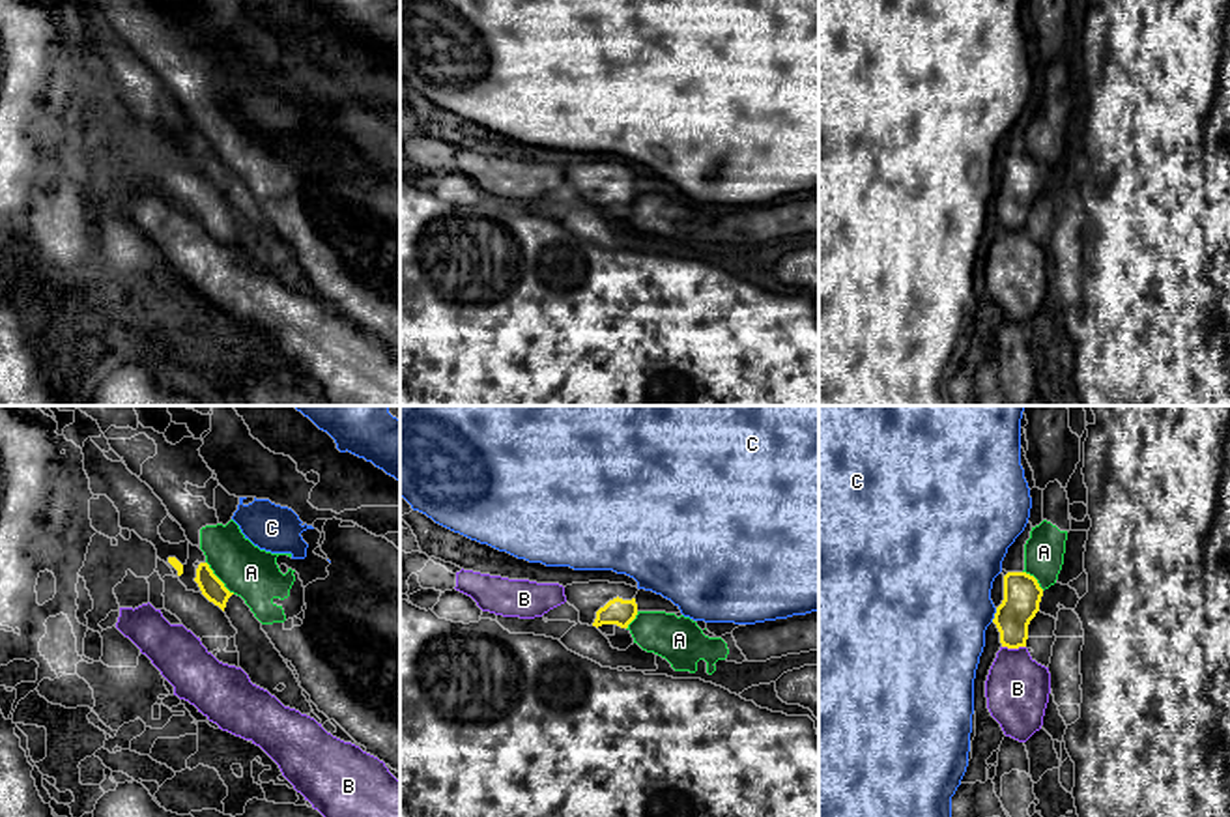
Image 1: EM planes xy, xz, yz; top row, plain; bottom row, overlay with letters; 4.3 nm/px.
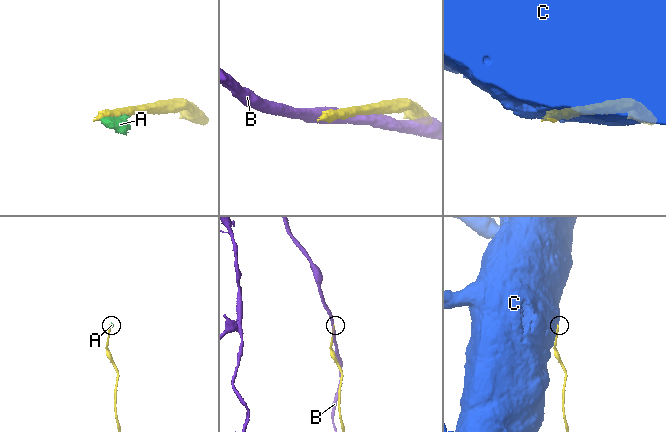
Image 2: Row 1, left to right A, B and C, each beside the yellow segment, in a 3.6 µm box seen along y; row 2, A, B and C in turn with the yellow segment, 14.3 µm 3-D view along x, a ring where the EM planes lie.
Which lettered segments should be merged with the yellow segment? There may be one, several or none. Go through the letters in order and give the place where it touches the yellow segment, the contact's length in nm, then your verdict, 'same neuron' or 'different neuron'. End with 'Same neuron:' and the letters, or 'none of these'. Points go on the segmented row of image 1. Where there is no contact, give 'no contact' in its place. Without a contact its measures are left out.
A: xy (217, 578) | 190 nm | different neuron
B: yz (1014, 647) | 100 nm | different neuron
C: yz (995, 616) | 70 nm | different neuron
Same neuron: none of these

